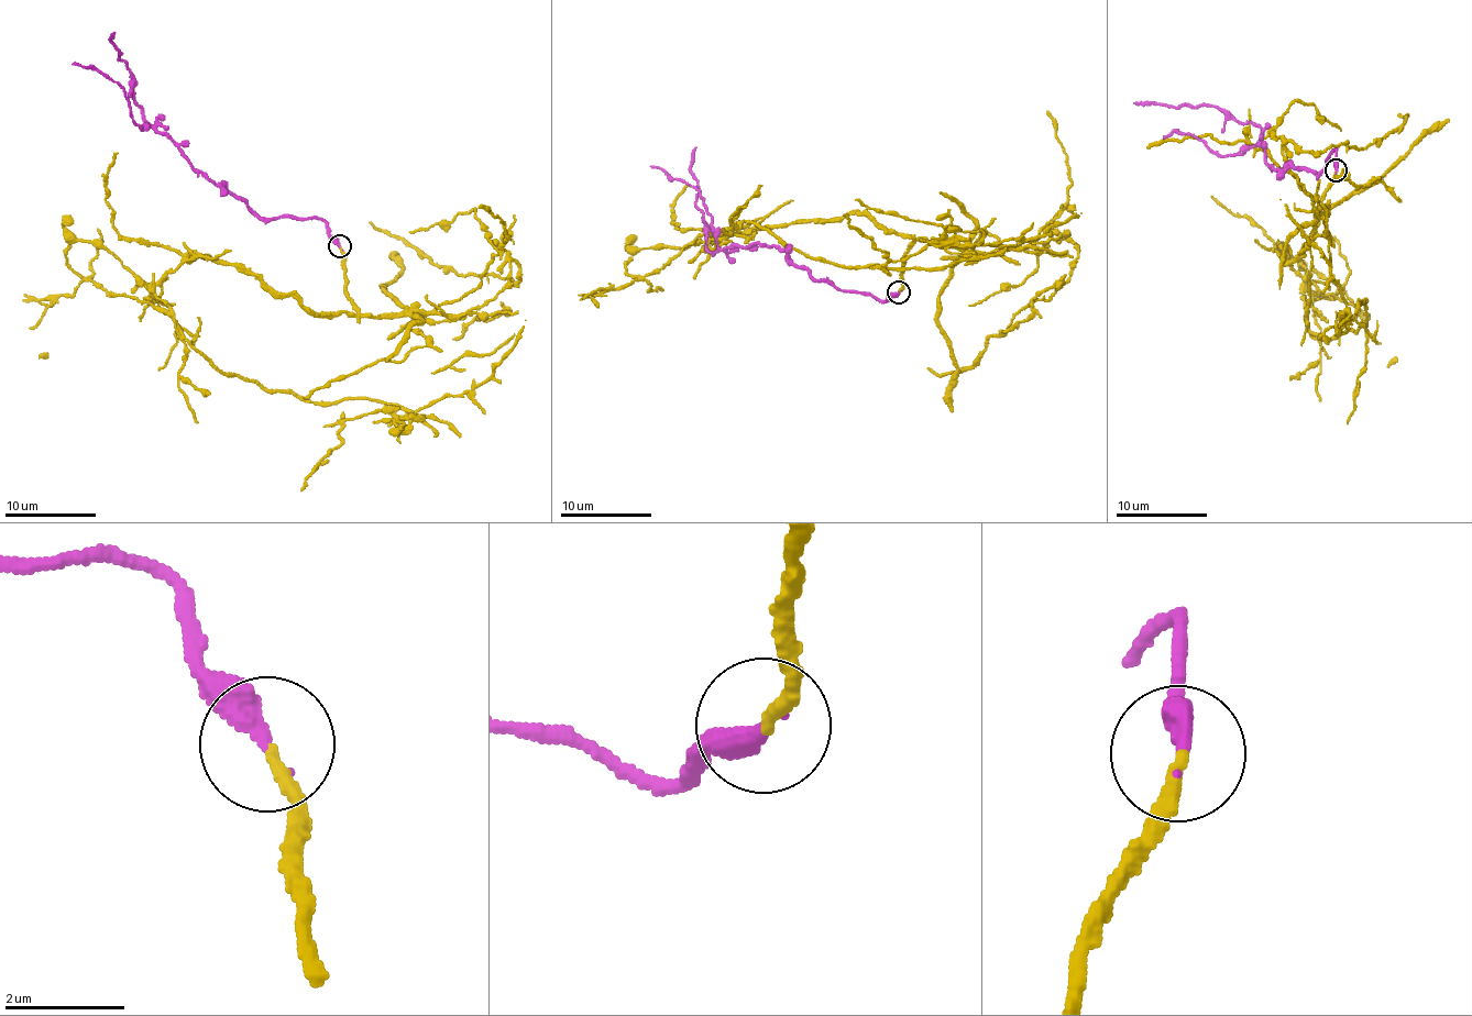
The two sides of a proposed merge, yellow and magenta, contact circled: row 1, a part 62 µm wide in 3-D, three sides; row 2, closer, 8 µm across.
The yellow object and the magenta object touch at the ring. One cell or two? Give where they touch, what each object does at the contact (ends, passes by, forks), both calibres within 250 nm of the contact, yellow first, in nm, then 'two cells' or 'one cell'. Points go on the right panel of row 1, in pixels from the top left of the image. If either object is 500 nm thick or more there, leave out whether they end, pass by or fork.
place (1336, 170); yellow ends; magenta ends; calibres 200 and 320 nm; two cells

